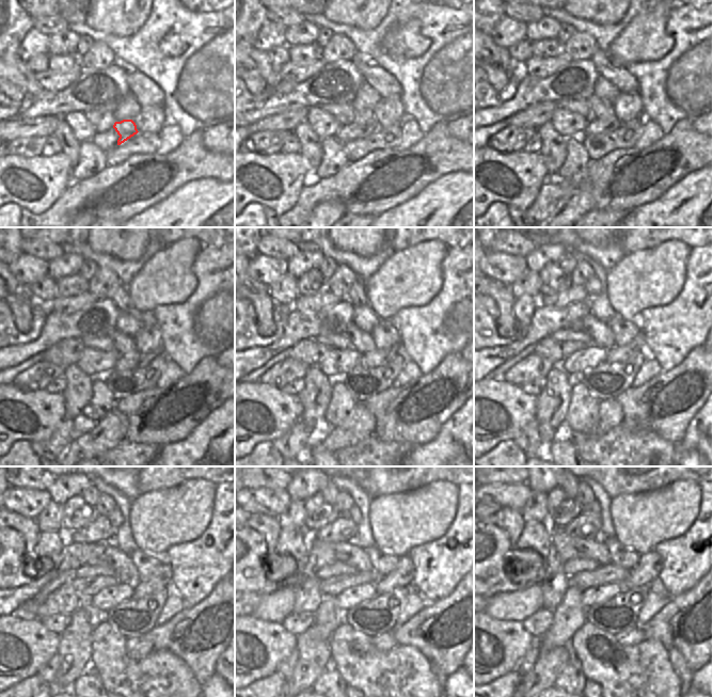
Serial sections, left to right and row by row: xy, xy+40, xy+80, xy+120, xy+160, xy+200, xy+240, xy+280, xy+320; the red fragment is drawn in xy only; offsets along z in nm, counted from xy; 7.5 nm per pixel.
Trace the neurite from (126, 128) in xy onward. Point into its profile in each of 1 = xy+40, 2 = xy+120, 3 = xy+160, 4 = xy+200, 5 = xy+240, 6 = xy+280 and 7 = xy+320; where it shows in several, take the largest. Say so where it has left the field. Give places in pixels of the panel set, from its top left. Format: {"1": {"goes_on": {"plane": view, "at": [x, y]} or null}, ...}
{"1": {"goes_on": {"plane": "xy+40", "at": [362, 115]}}, "2": {"goes_on": {"plane": "xy+120", "at": [123, 344]}}, "3": {"goes_on": {"plane": "xy+160", "at": [362, 342]}}, "4": {"goes_on": {"plane": "xy+200", "at": [600, 332]}}, "5": {"goes_on": {"plane": "xy+240", "at": [124, 570]}}, "6": {"goes_on": {"plane": "xy+280", "at": [346, 552]}}, "7": {"goes_on": {"plane": "xy+320", "at": [566, 545]}}}

